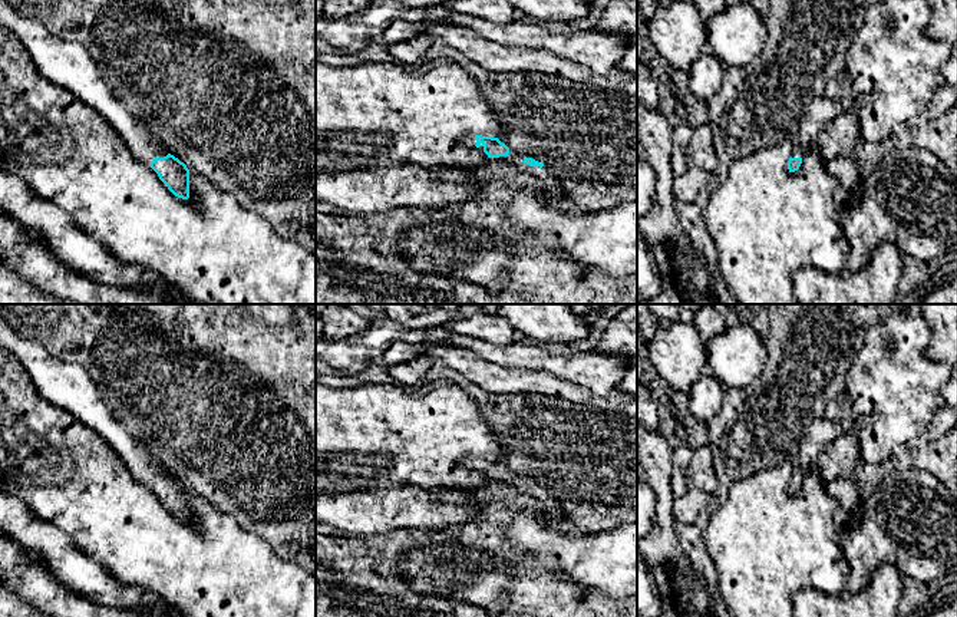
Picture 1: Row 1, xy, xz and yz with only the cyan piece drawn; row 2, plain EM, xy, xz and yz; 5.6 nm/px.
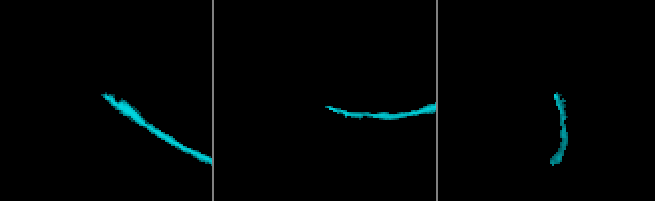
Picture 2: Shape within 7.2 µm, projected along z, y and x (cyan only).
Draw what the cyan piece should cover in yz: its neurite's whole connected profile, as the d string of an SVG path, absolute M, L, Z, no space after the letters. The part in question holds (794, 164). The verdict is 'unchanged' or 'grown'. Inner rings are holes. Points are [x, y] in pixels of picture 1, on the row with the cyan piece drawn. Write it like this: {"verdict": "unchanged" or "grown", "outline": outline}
{"verdict": "grown", "outline": "M824 95L811 102L799 123L796 135L791 141L792 155L788 161L789 172L799 169L803 156L809 152L811 145L818 138L818 133L826 129L842 112L844 109L839 106L839 103L828 99Z"}

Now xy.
{"verdict": "grown", "outline": "M0 0L0 26L13 32L29 52L37 72L49 82L72 92L77 99L102 113L123 136L132 154L148 164L178 198L189 198L189 169L184 162L171 155L139 121L128 106L121 102L100 76L98 63L80 43L57 37L43 23L19 14L6 0Z"}

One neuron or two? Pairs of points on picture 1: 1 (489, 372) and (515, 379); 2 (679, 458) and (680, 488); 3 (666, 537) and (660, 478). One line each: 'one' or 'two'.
1: one
2: one
3: one

